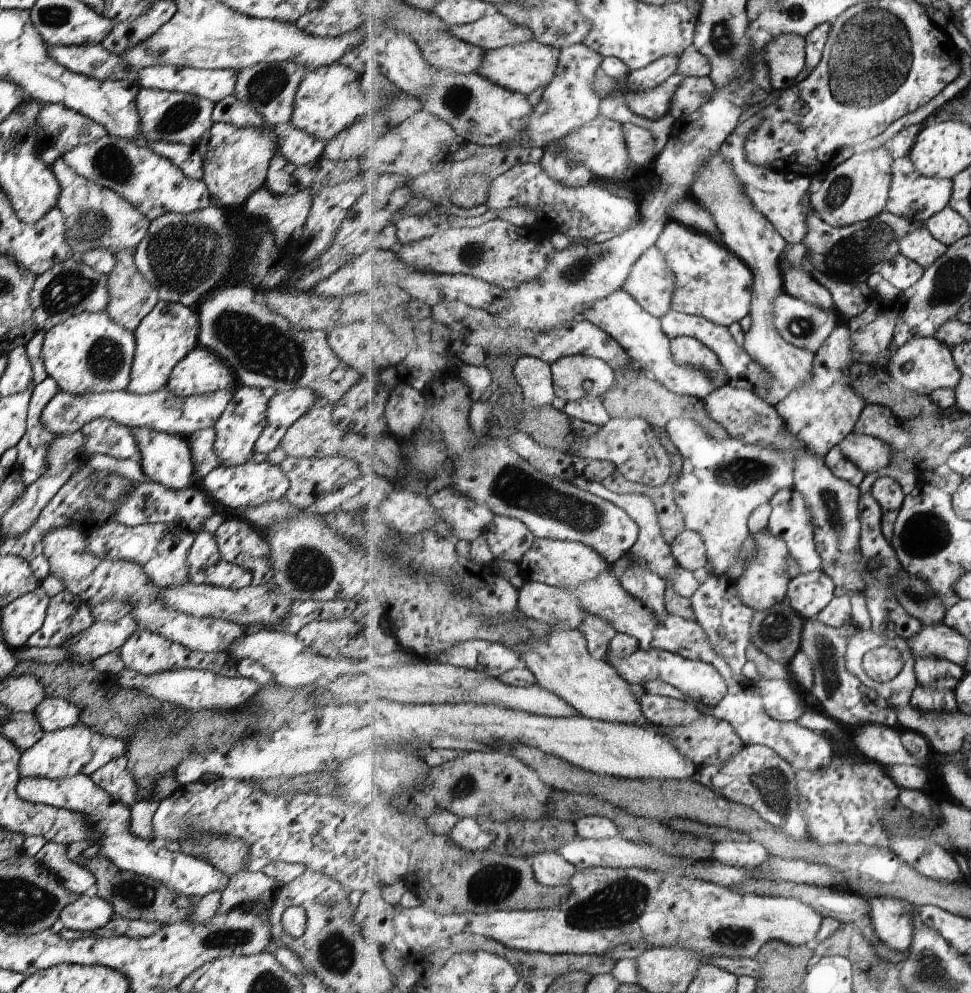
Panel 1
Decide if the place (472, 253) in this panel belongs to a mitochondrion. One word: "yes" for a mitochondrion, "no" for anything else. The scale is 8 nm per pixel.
yes

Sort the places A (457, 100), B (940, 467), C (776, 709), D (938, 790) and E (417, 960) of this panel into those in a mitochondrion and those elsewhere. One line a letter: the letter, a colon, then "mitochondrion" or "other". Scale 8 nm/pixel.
A: mitochondrion
B: other
C: other
D: other
E: other

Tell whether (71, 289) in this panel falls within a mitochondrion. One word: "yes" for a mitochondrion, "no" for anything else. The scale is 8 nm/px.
yes

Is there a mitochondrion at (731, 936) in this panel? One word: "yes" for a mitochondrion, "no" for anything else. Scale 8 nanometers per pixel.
yes

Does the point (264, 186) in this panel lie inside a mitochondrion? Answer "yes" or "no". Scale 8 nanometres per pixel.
no

